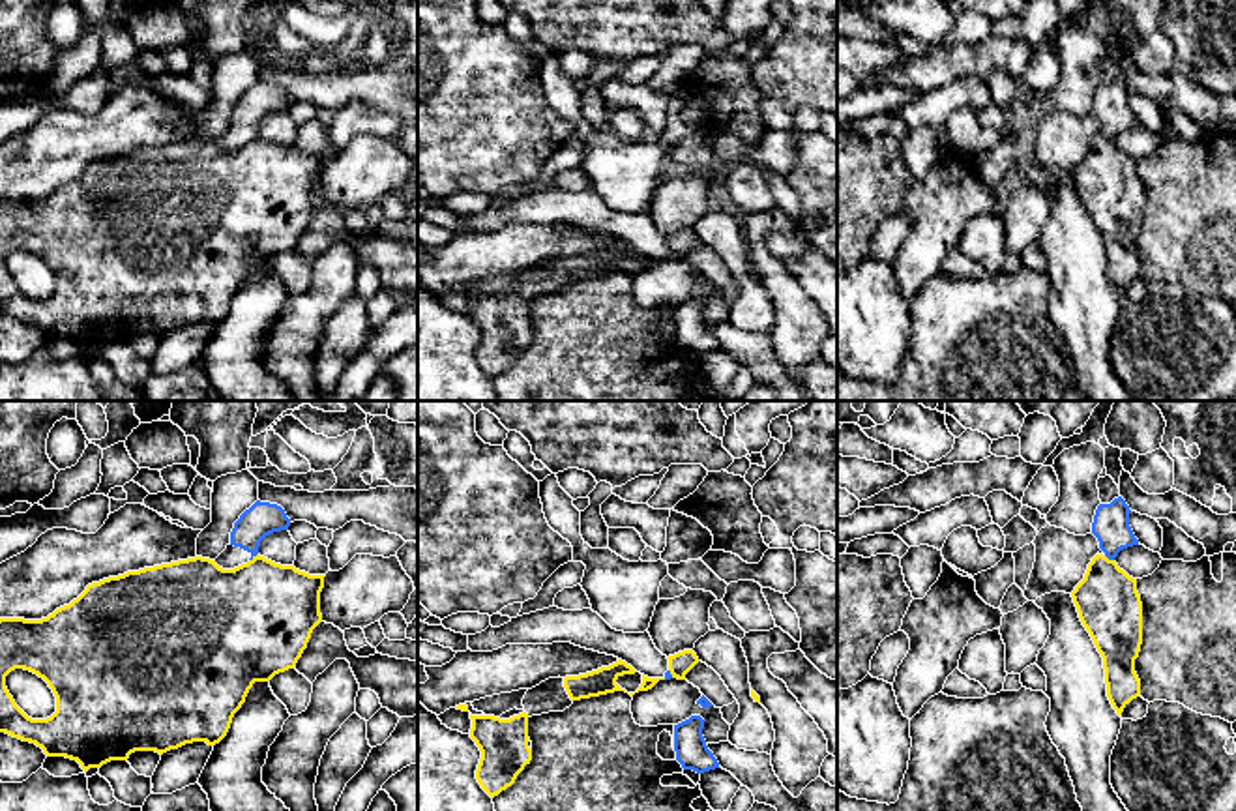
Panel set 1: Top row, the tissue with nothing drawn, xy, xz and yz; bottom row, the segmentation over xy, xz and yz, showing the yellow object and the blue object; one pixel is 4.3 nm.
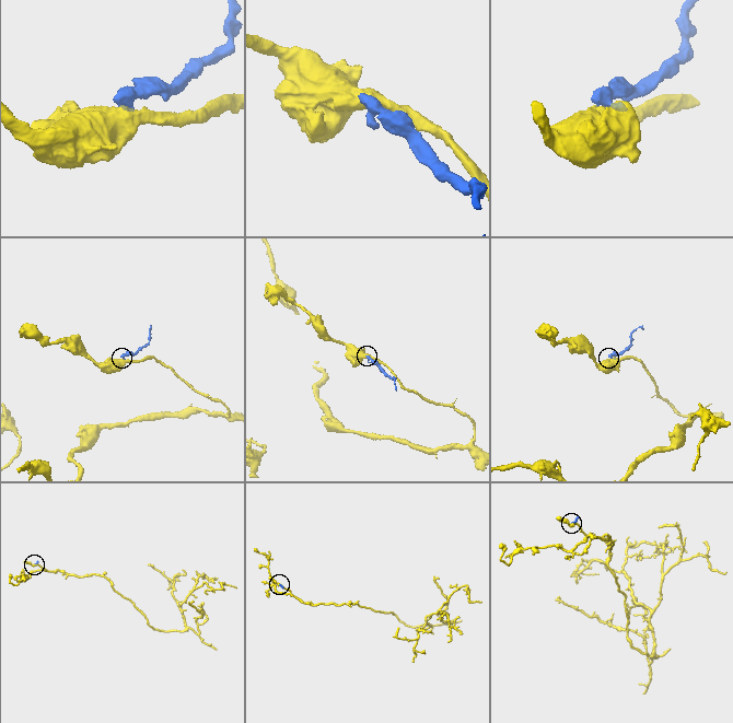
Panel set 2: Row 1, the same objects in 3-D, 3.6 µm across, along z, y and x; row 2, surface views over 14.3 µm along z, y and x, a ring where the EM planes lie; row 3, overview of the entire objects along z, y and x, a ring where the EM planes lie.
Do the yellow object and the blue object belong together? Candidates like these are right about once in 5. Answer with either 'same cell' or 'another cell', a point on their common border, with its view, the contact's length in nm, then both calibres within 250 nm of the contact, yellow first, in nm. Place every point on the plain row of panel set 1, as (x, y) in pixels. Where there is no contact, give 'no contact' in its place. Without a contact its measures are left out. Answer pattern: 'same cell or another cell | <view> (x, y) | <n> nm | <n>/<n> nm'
another cell | xy (253, 137) | 50 nm | 460/150 nm

